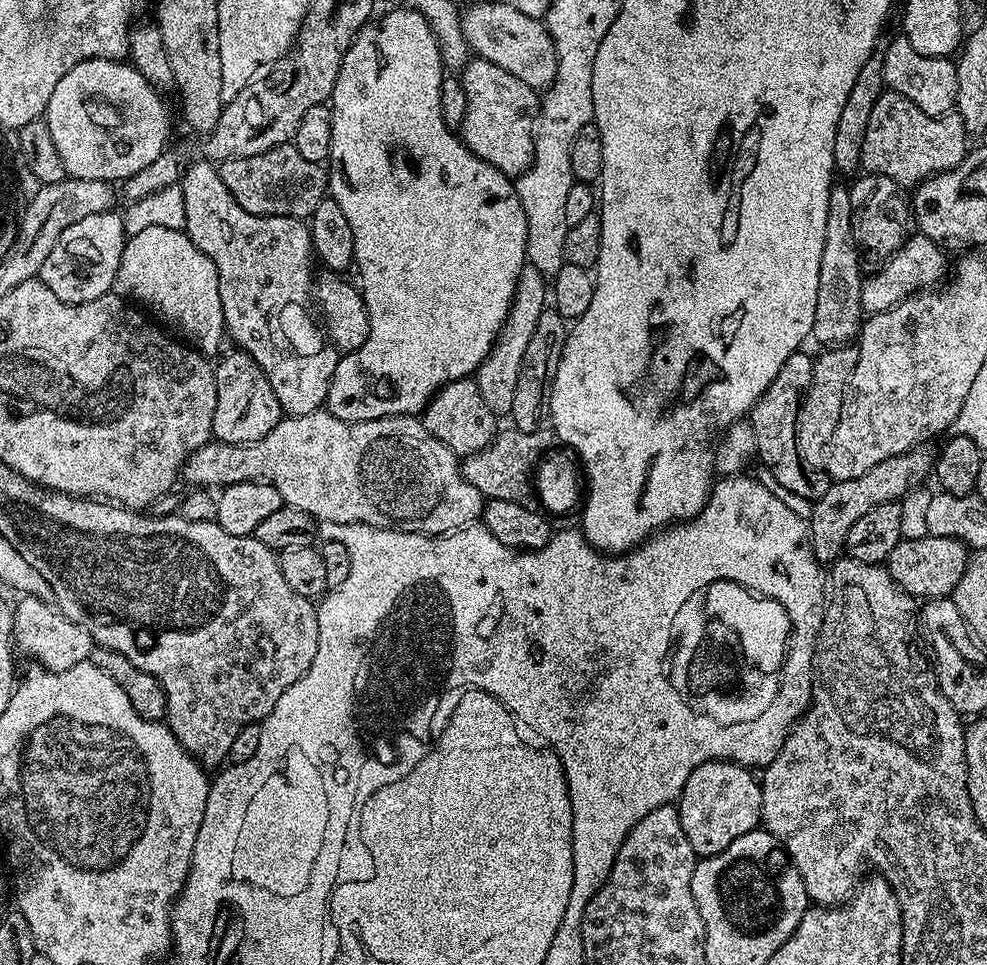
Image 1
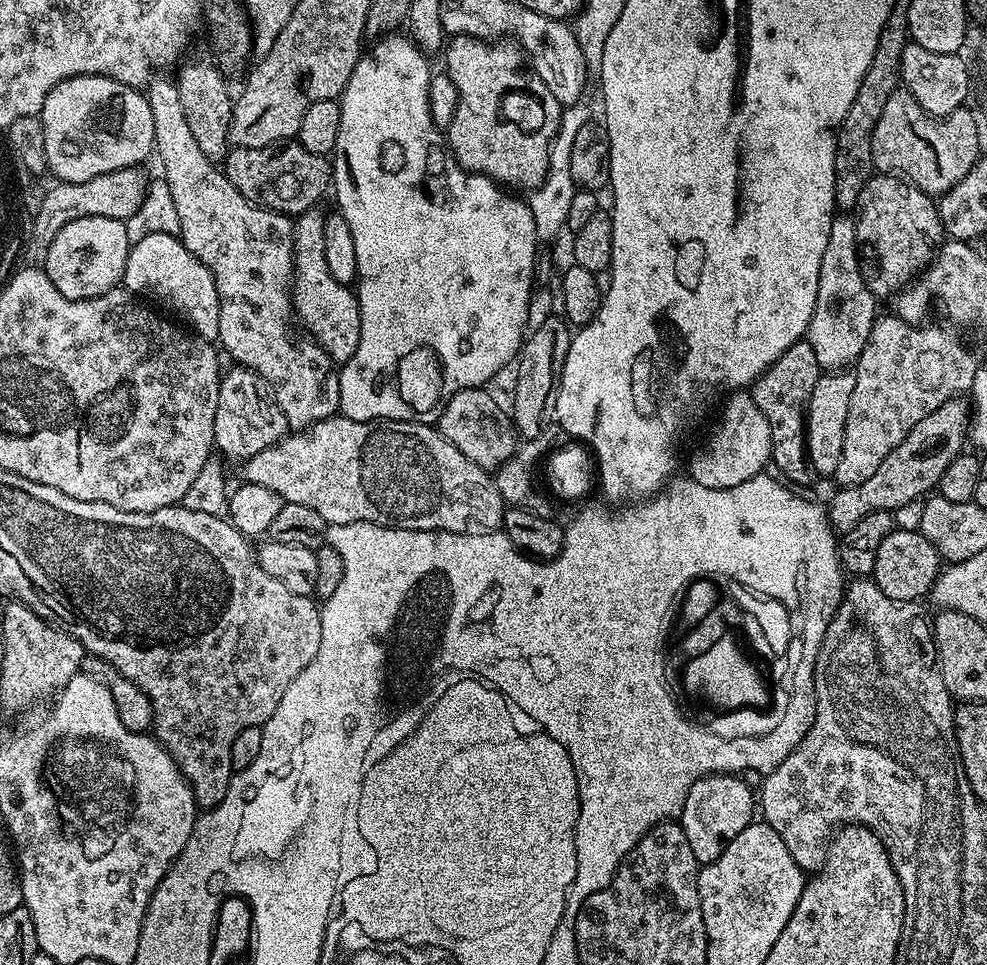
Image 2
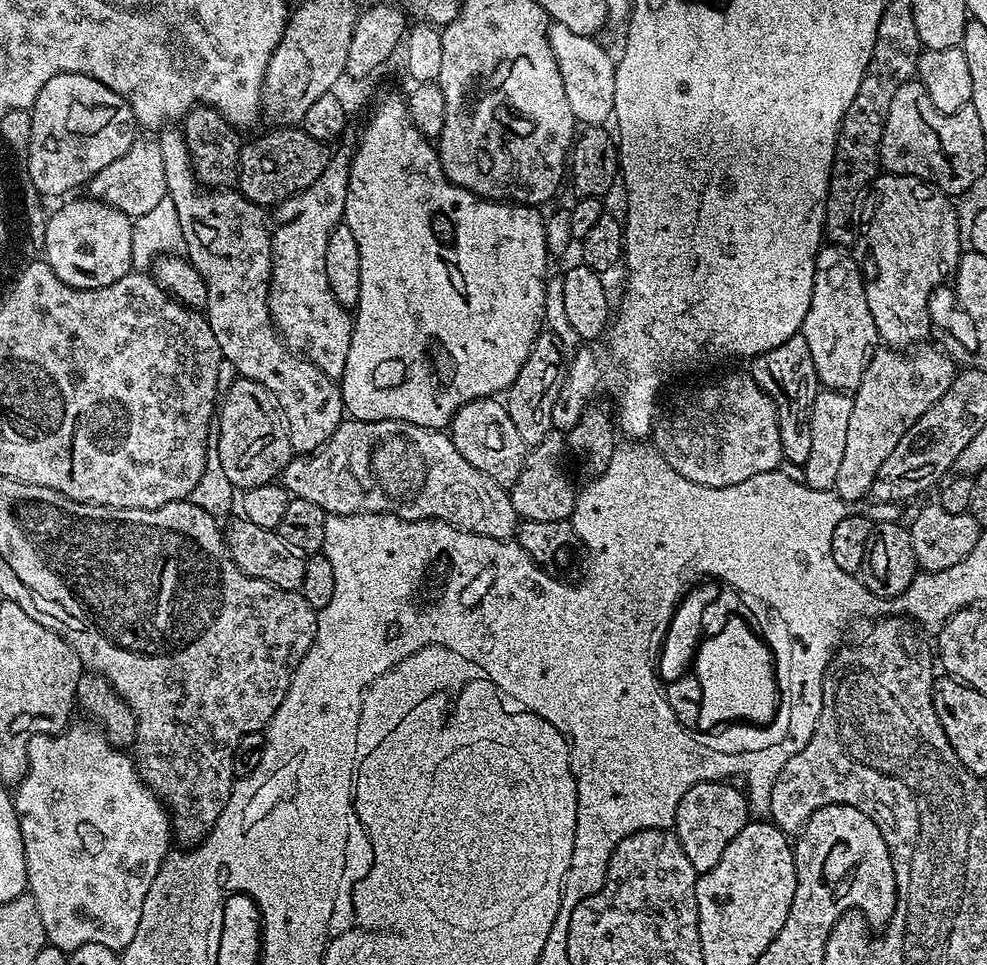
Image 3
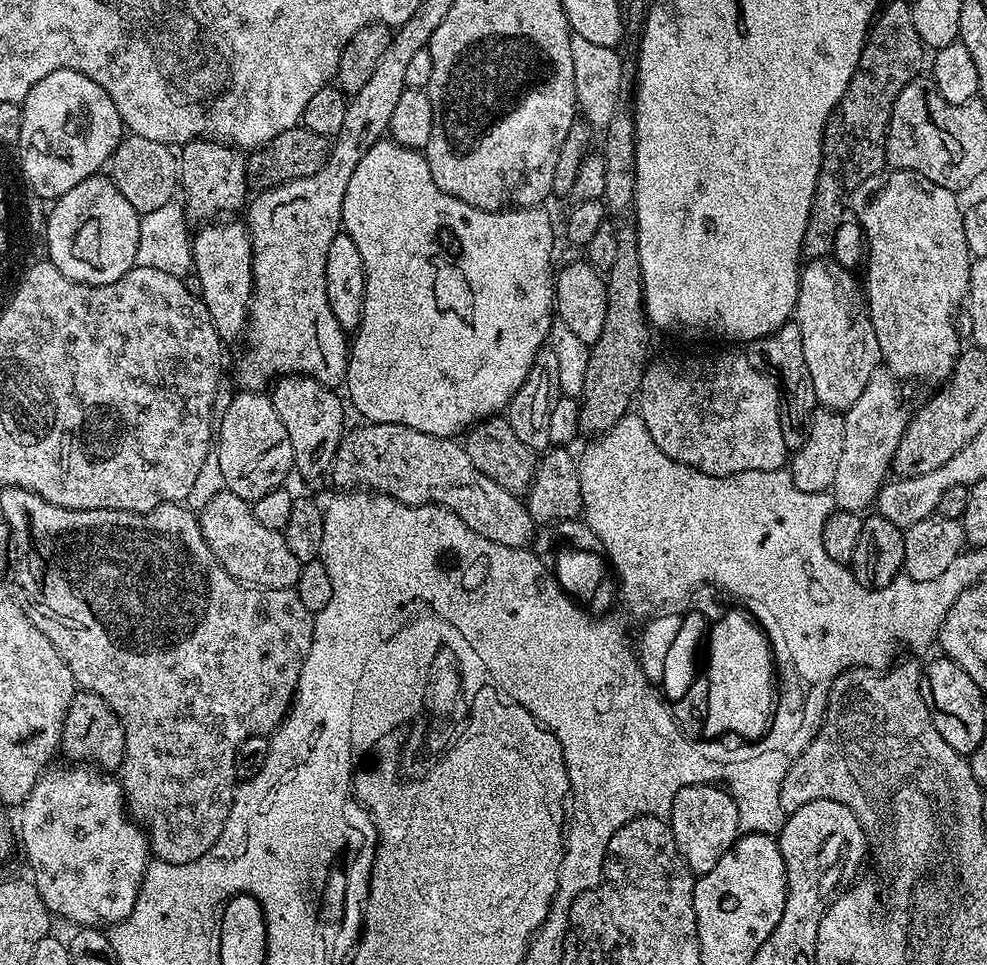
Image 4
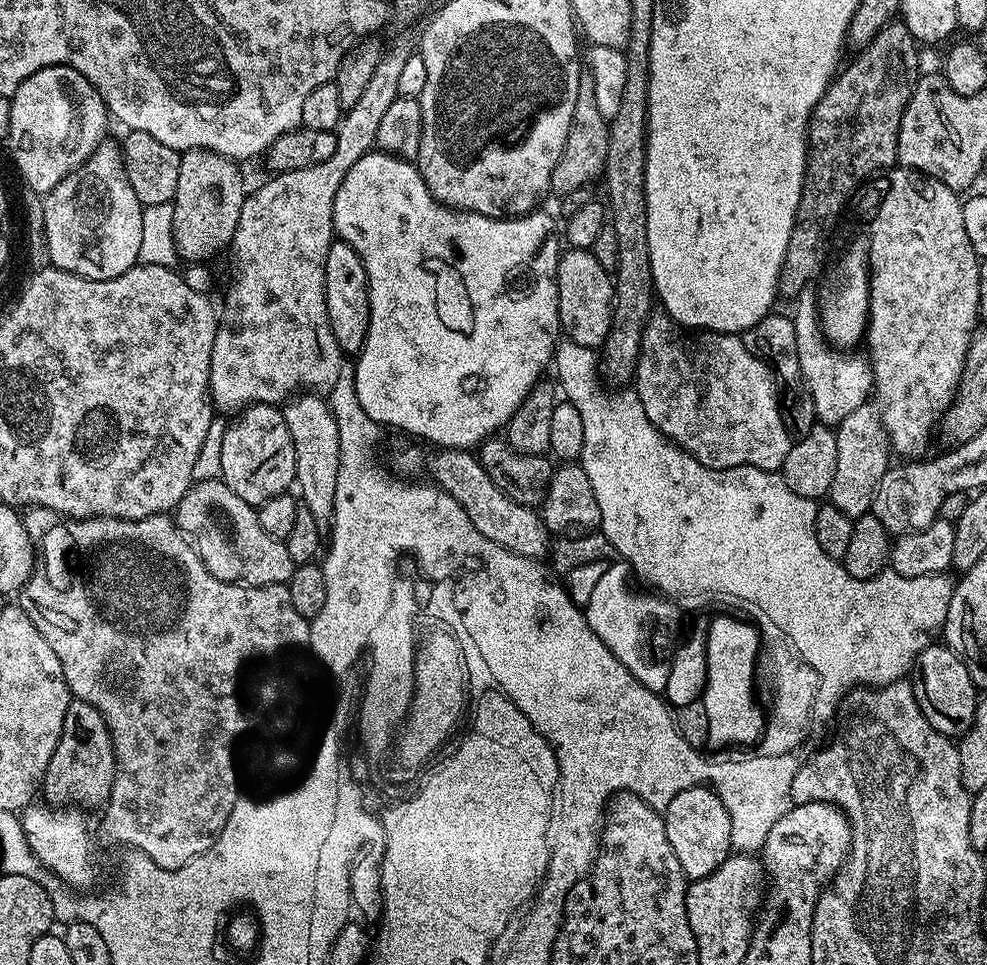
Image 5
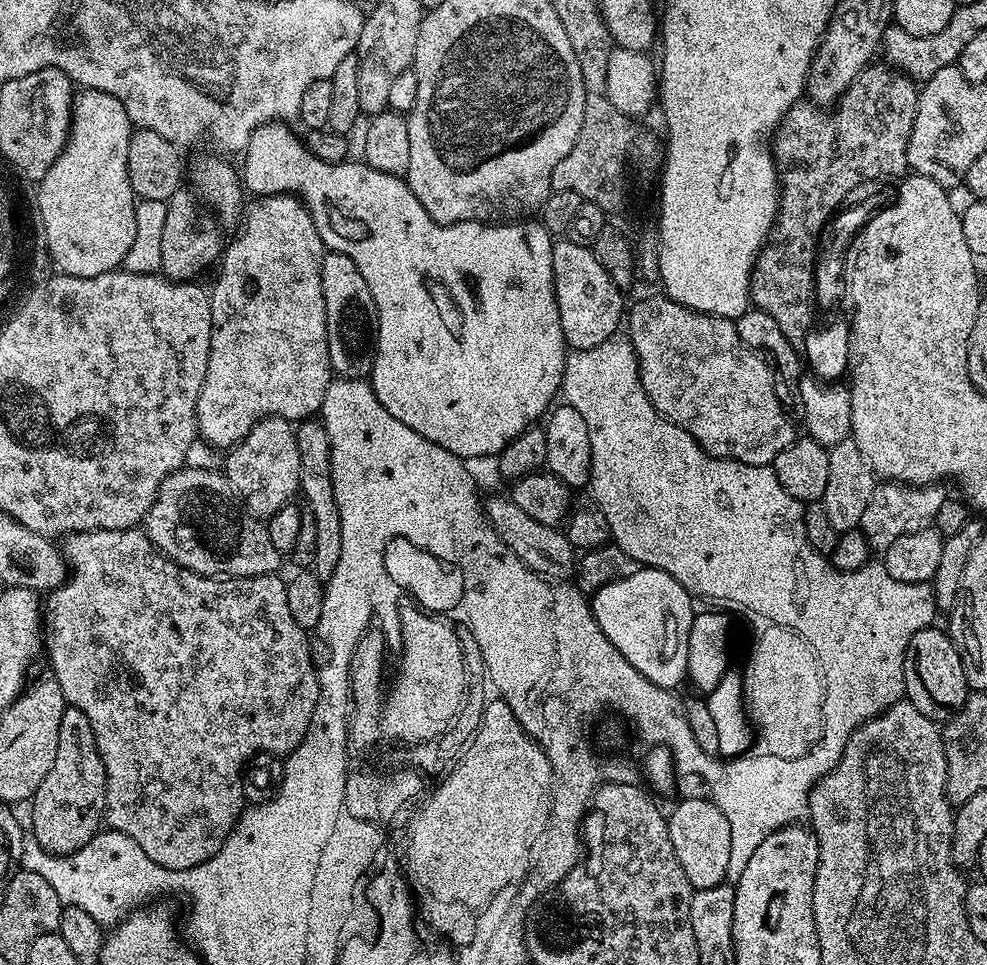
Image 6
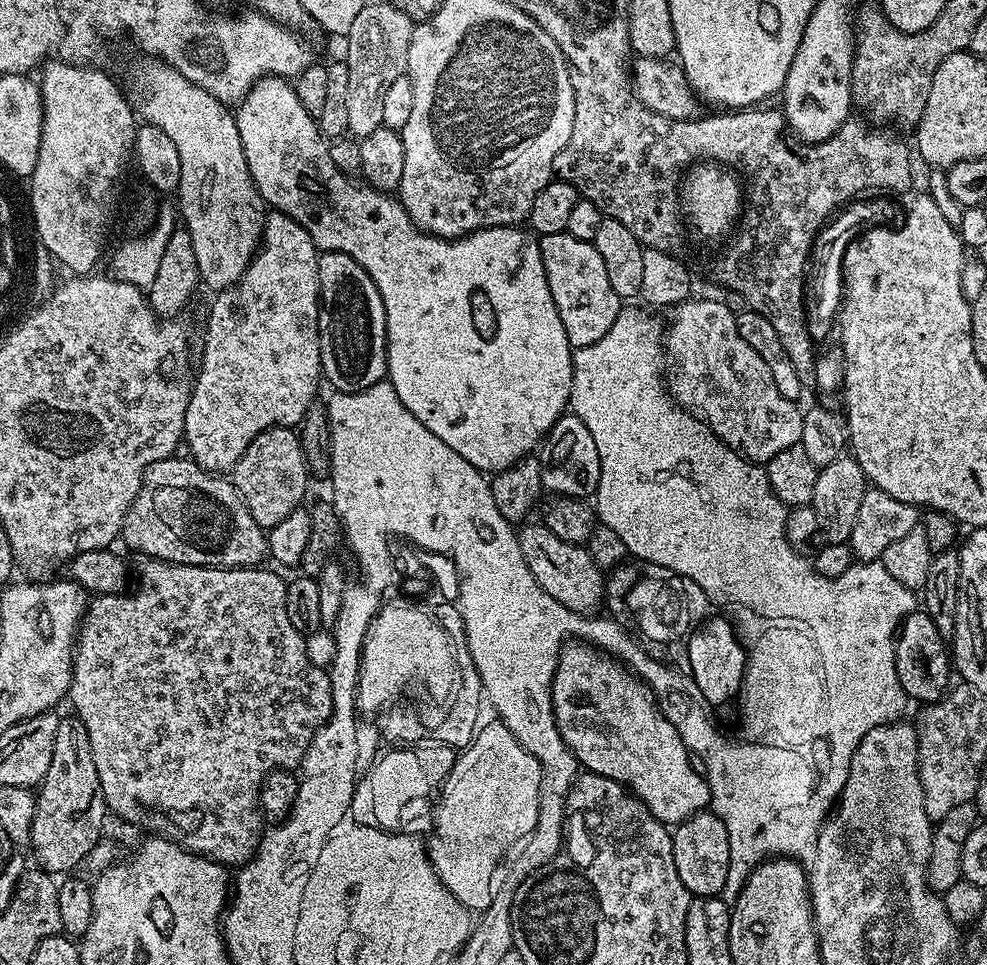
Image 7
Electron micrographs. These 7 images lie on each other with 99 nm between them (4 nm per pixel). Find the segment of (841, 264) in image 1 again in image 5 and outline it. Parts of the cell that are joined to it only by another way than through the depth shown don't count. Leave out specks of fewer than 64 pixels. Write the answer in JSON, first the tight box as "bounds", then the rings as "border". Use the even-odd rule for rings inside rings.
{"bounds":[792,291,874,426],"border":[[[811,291],[801,292],[795,304],[792,321],[794,338],[798,338],[798,366],[802,366],[803,387],[814,402],[817,421],[829,426],[838,425],[842,418],[854,414],[856,408],[869,403],[874,392],[872,365],[863,355],[852,356],[856,354],[837,350],[824,339],[817,316],[816,297]]]}

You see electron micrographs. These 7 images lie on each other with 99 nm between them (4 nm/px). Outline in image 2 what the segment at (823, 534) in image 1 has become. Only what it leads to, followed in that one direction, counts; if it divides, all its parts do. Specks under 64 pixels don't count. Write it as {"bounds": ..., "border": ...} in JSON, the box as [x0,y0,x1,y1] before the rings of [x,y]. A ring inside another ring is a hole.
{"bounds":[826,398,970,534],"border":[[[953,398],[947,400],[942,406],[938,406],[938,410],[934,410],[929,416],[922,418],[922,422],[918,422],[912,427],[910,434],[906,434],[906,438],[895,450],[886,454],[886,458],[882,458],[882,466],[878,466],[878,470],[874,470],[874,474],[870,474],[870,478],[866,478],[866,482],[850,484],[836,490],[840,492],[834,493],[832,501],[827,501],[826,504],[828,523],[837,533],[843,534],[849,532],[859,520],[866,518],[866,514],[871,512],[891,513],[893,509],[904,506],[906,502],[919,500],[925,494],[931,493],[939,485],[942,470],[946,470],[946,466],[950,466],[953,458],[961,455],[963,448],[960,447],[964,442],[966,444],[966,437],[969,435],[969,419],[970,404],[967,399]]]}

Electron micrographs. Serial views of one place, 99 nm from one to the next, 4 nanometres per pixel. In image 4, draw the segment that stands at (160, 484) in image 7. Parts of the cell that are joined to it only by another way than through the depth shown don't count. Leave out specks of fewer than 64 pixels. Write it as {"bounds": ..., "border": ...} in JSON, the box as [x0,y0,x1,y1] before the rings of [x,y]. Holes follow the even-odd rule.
{"bounds":[198,491,300,589],"border":[[[220,491],[216,496],[210,498],[204,508],[199,509],[198,519],[202,534],[210,546],[214,559],[228,571],[229,576],[253,588],[295,589],[300,573],[300,560],[294,558],[294,554],[290,554],[283,532],[266,530],[266,526],[262,526],[262,522],[258,522],[258,518],[254,518],[249,501],[238,498],[230,491]]]}

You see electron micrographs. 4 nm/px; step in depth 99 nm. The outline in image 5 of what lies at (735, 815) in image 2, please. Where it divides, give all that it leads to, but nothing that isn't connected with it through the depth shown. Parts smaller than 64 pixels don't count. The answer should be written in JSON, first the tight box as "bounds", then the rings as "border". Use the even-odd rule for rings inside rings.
{"bounds":[662,786,734,881],"border":[[[684,786],[676,791],[674,798],[670,798],[670,806],[662,810],[664,825],[666,826],[666,838],[682,865],[682,870],[689,881],[706,878],[706,874],[714,874],[722,862],[726,862],[734,848],[734,829],[732,819],[722,802],[722,798],[708,786]]]}

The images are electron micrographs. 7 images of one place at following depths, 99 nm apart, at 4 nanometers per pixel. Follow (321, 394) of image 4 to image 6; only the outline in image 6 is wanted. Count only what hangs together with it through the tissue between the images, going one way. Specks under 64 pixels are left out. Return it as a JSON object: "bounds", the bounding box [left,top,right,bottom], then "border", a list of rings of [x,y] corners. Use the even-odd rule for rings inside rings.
{"bounds":[295,418,342,582],"border":[[[305,418],[295,425],[298,442],[298,478],[300,479],[299,495],[304,496],[303,503],[314,513],[314,531],[318,542],[314,542],[314,562],[310,565],[316,577],[327,582],[338,566],[338,558],[342,554],[342,514],[338,514],[338,502],[334,498],[334,478],[330,470],[330,438],[326,434],[323,423],[316,418]]]}

